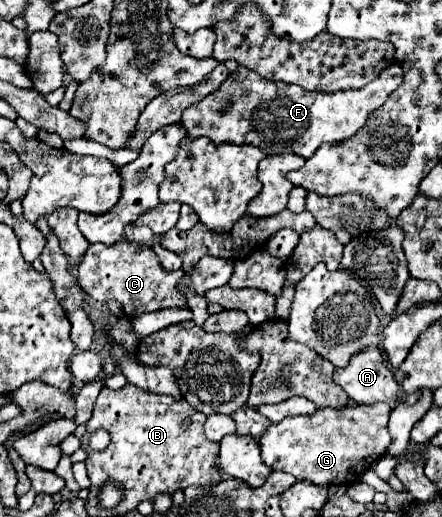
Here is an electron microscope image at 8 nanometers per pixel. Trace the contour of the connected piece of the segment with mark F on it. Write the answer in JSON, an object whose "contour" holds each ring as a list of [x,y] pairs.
{"contour":[[[392,64],[364,88],[308,92],[296,84],[264,80],[246,66],[238,66],[214,94],[186,108],[180,122],[190,138],[206,136],[216,144],[252,144],[260,146],[266,154],[294,152],[310,158],[320,144],[342,142],[356,134],[366,124],[370,112],[380,108],[402,80],[400,66]]]}

